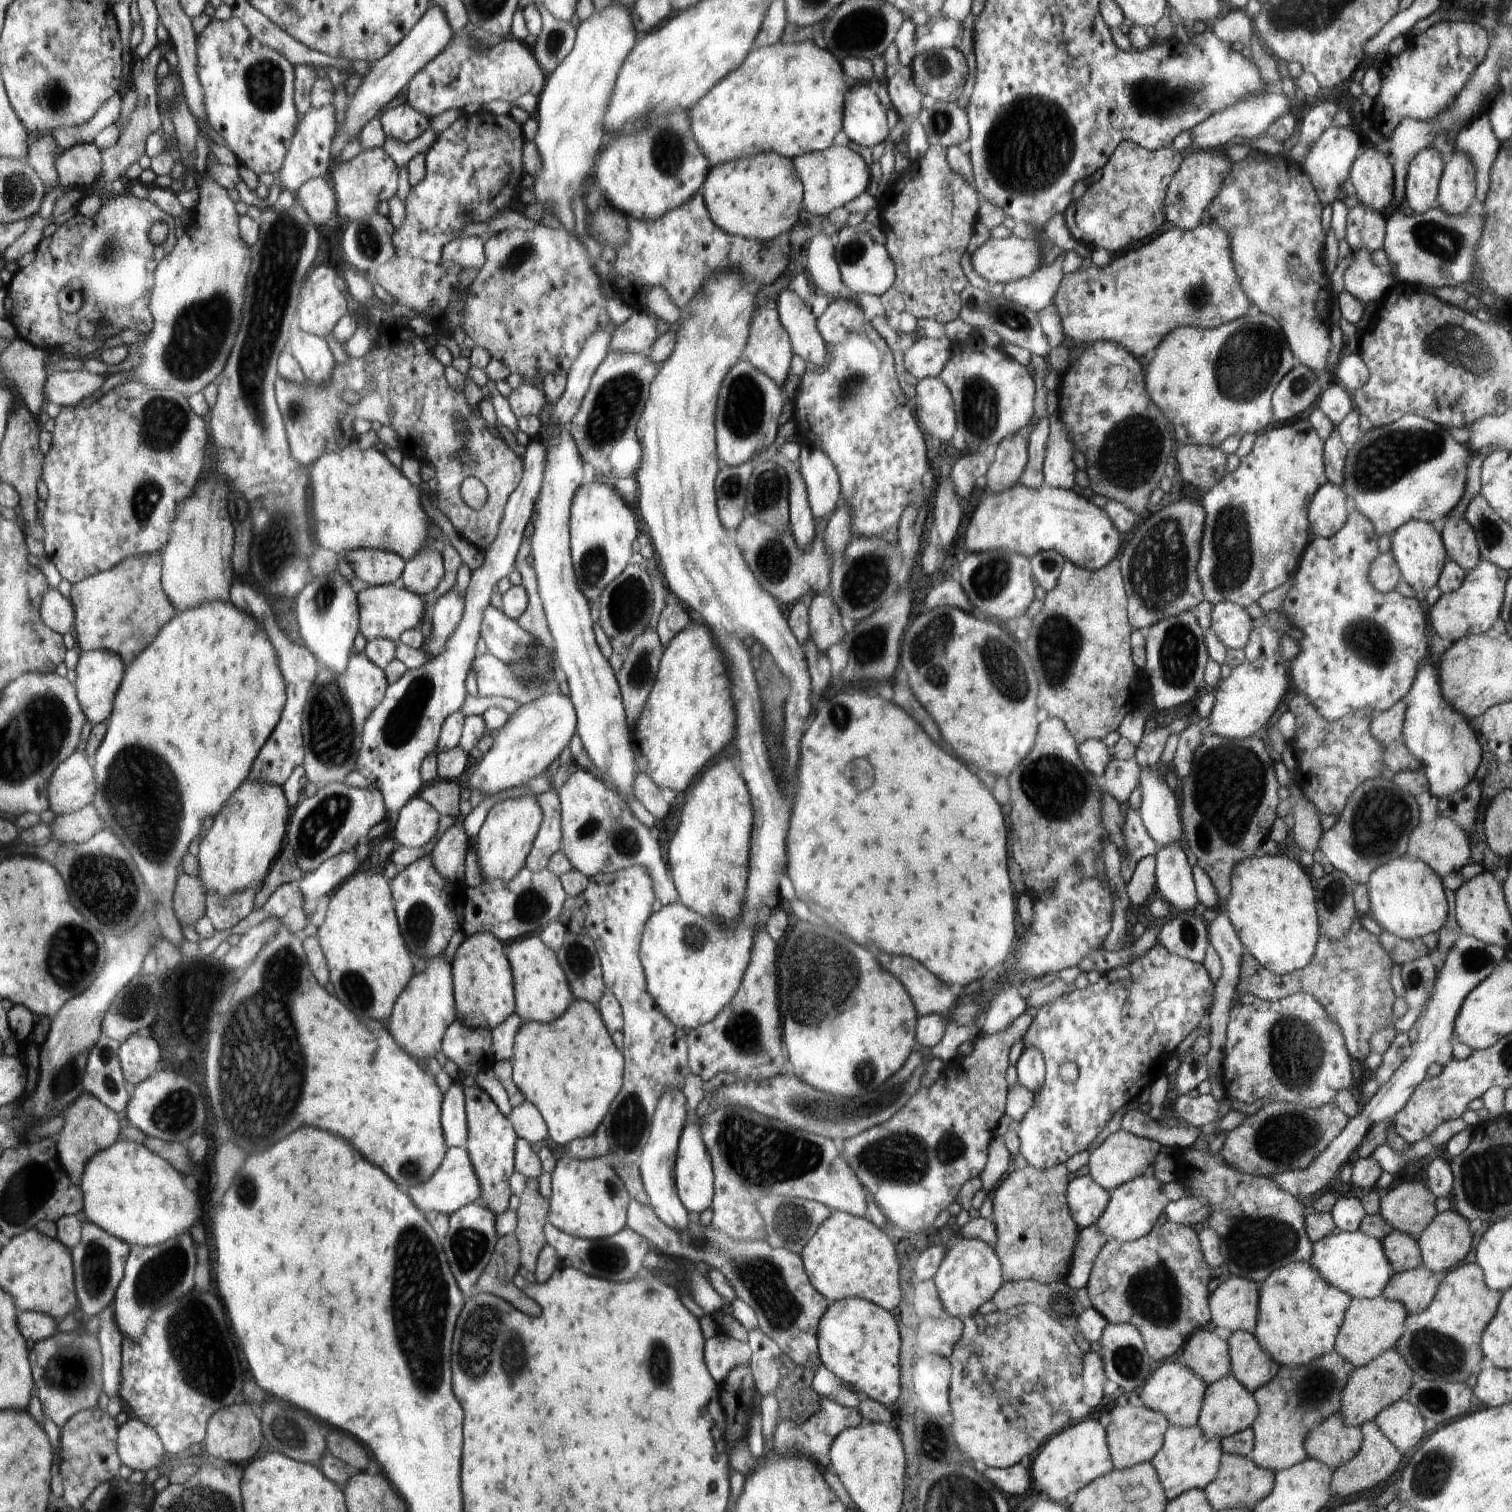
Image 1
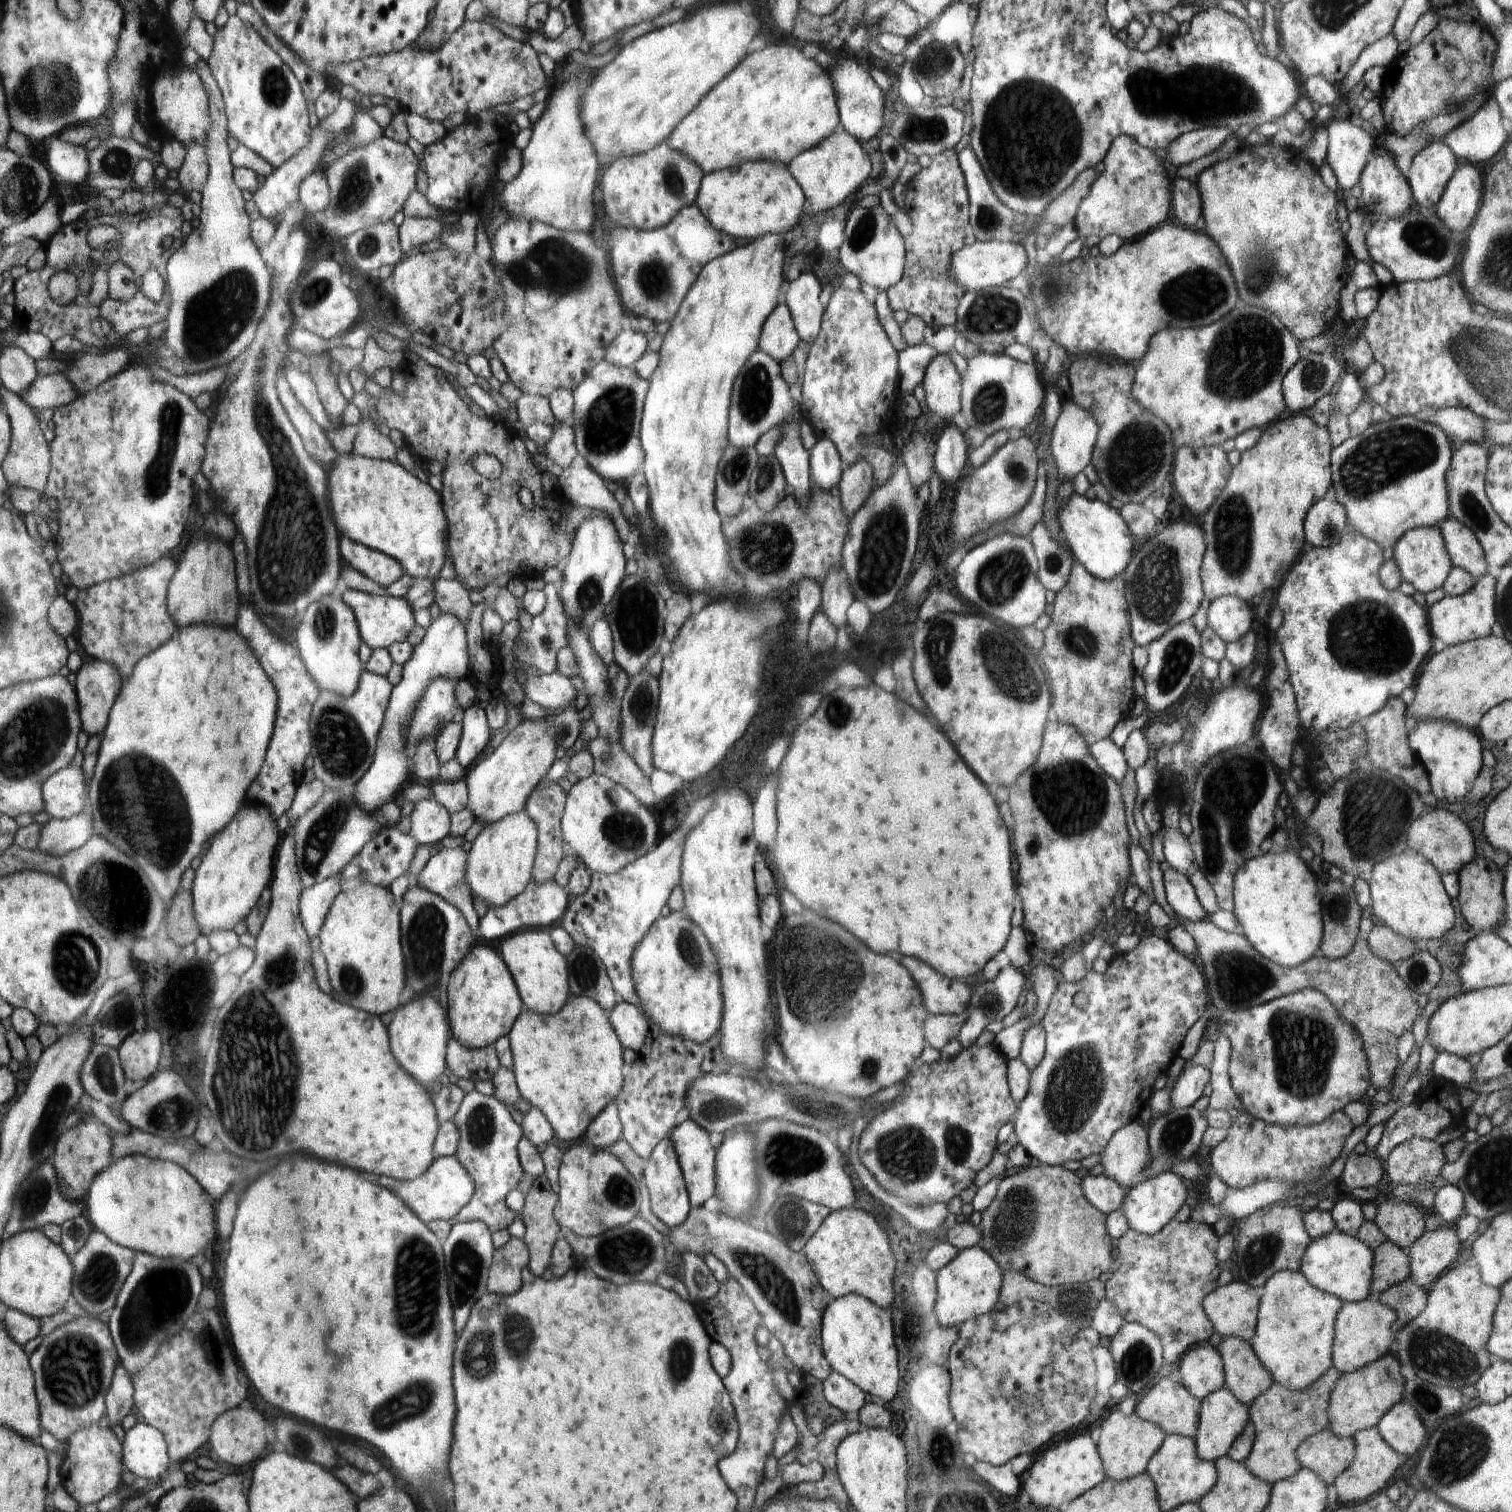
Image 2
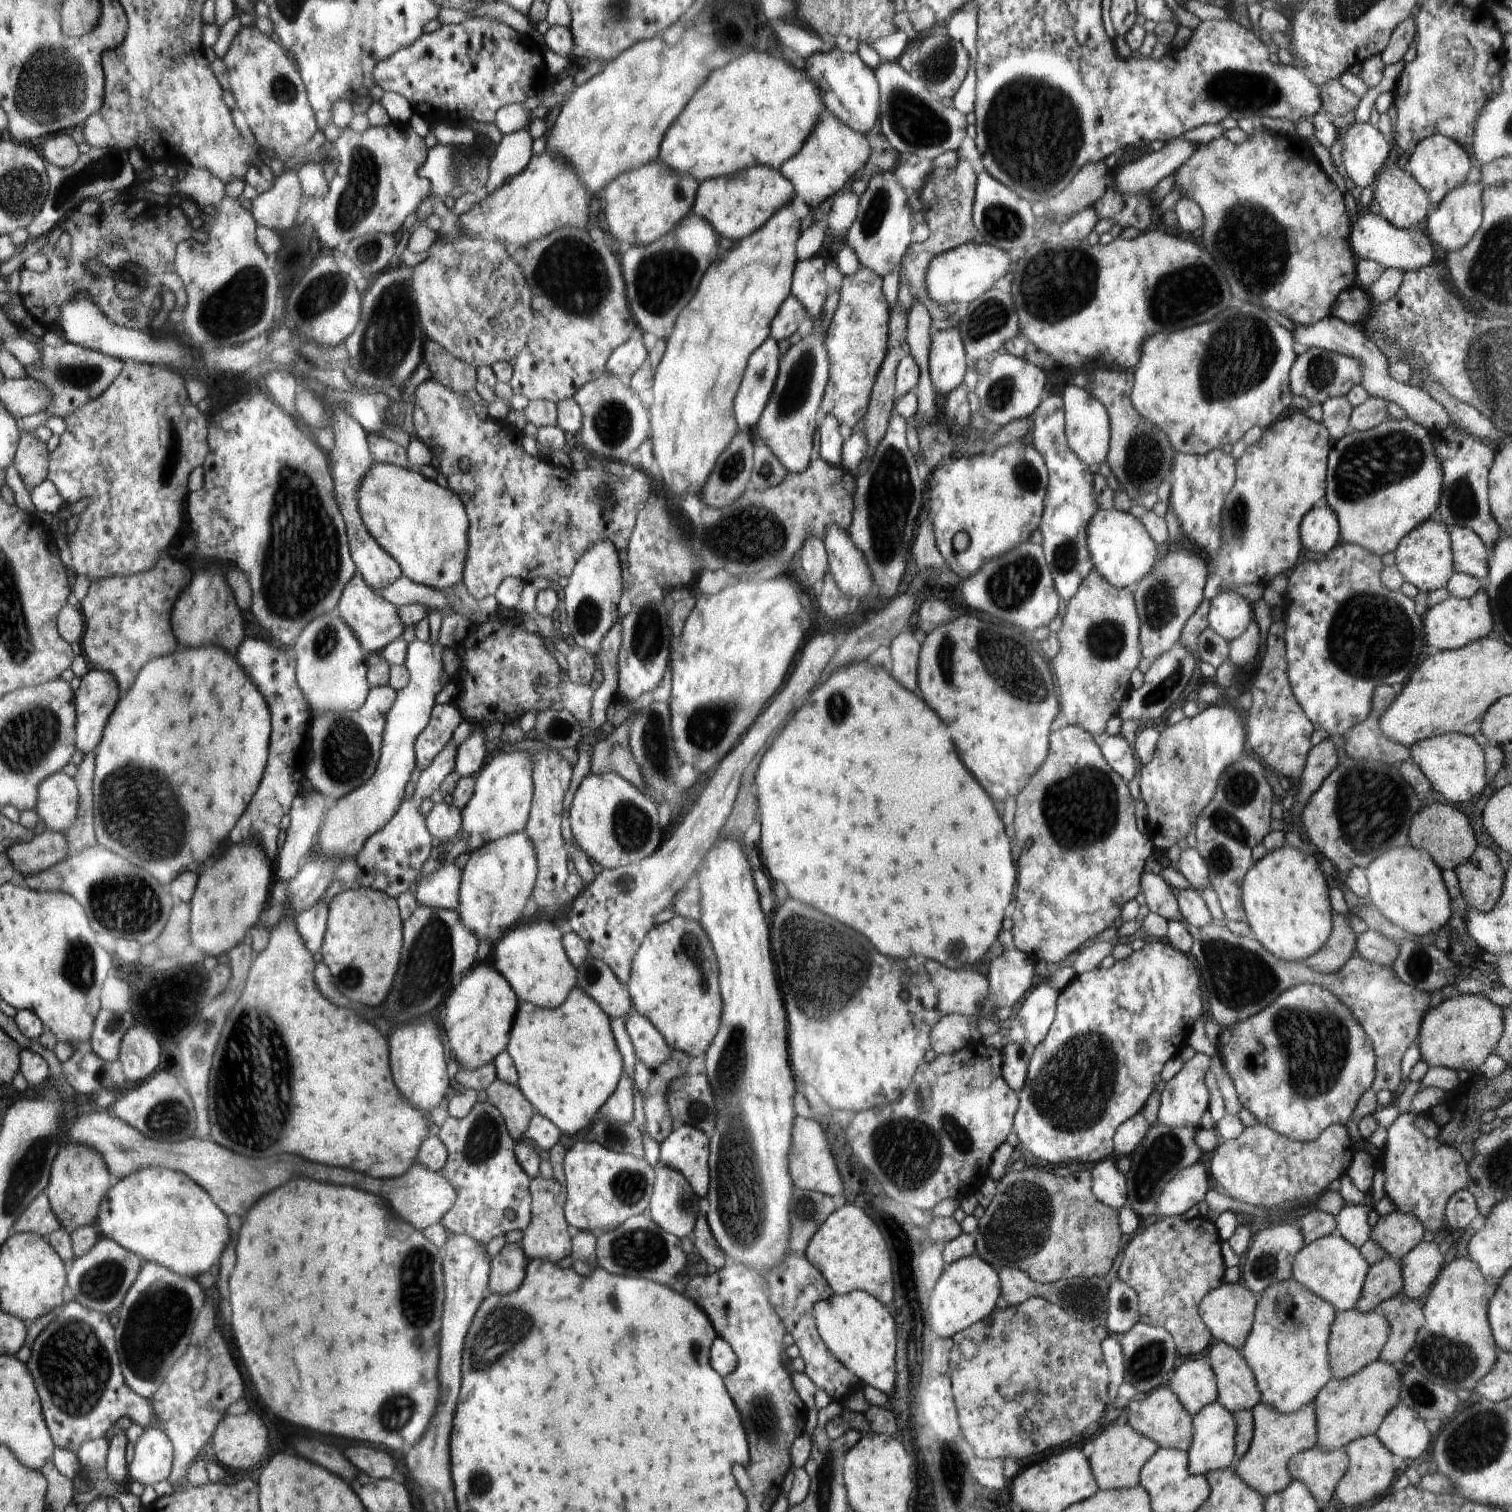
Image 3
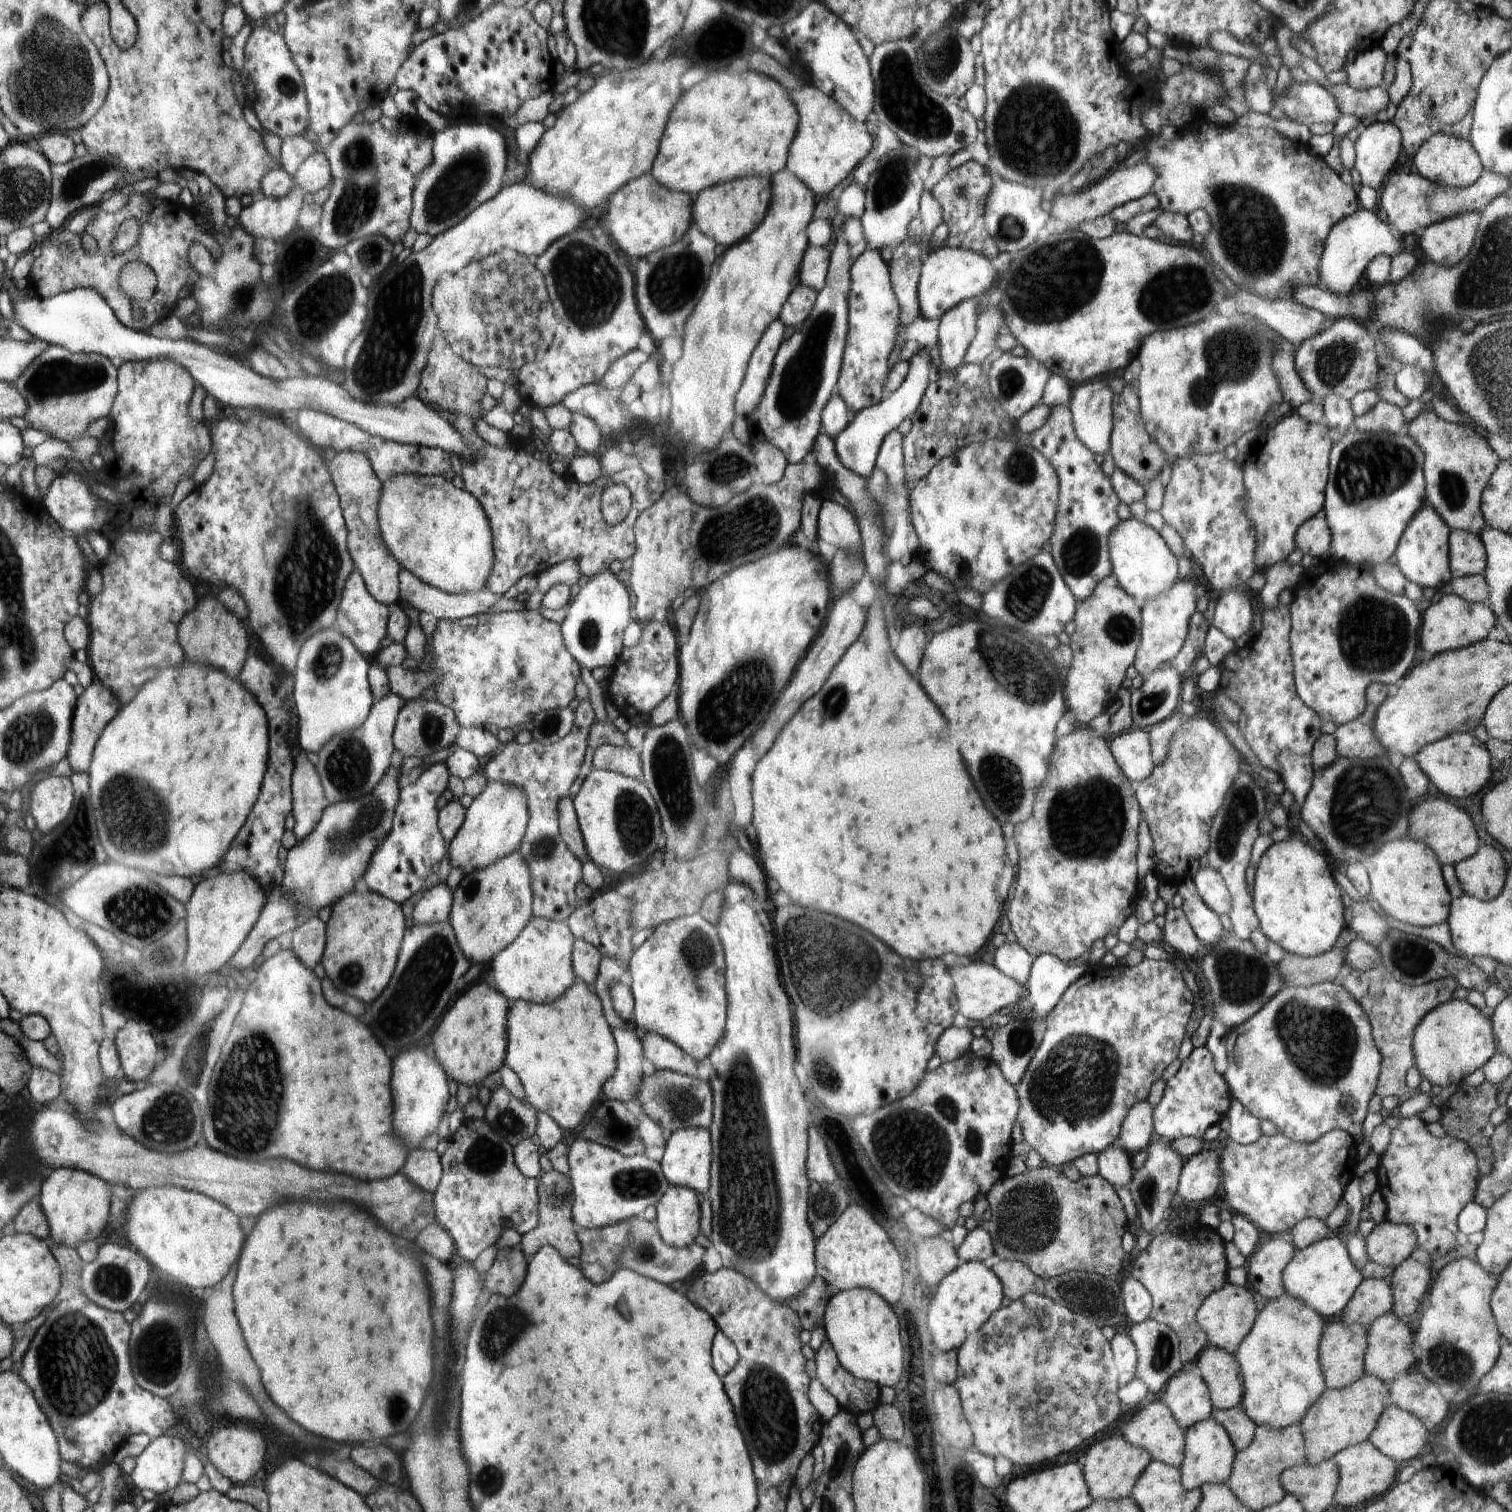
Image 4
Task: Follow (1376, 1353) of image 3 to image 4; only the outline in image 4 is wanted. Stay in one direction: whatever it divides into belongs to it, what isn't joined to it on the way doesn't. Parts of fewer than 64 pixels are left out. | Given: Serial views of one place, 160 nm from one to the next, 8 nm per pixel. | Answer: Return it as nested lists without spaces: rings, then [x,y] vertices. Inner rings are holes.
[[[1342,1321],[1330,1322],[1324,1326],[1318,1356],[1320,1370],[1328,1389],[1338,1390],[1350,1386],[1365,1373],[1364,1355],[1368,1346],[1367,1330],[1368,1328],[1360,1324],[1347,1327]]]

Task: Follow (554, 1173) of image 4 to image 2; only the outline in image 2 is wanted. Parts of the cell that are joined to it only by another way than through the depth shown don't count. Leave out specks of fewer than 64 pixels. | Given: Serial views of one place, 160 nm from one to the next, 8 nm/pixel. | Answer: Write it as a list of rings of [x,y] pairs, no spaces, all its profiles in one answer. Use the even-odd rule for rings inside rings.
[[[543,1174],[534,1178],[530,1190],[525,1195],[526,1202],[520,1218],[525,1225],[525,1236],[523,1242],[529,1251],[528,1269],[534,1276],[542,1277],[551,1262],[552,1246],[558,1241],[562,1228],[554,1216],[555,1207],[559,1203],[559,1196],[556,1188],[552,1187],[550,1180]]]

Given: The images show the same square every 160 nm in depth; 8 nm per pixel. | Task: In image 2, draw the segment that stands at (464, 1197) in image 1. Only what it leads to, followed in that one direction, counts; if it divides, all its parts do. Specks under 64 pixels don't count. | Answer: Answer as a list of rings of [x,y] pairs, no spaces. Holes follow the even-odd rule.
[[[456,1156],[435,1158],[427,1173],[419,1178],[410,1181],[378,1178],[378,1182],[386,1190],[400,1194],[399,1198],[407,1204],[407,1208],[426,1224],[440,1220],[453,1222],[475,1193],[475,1184],[472,1183],[471,1176]]]

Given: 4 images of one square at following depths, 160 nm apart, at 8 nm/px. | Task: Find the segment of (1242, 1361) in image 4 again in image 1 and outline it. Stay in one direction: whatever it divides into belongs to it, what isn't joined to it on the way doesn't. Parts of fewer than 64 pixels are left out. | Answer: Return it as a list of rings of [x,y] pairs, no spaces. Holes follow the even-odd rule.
[[[1291,1262],[1271,1272],[1262,1282],[1254,1335],[1264,1352],[1278,1366],[1295,1369],[1300,1365],[1307,1365],[1335,1350],[1335,1340],[1351,1300],[1352,1297],[1347,1292],[1326,1282],[1311,1262]]]

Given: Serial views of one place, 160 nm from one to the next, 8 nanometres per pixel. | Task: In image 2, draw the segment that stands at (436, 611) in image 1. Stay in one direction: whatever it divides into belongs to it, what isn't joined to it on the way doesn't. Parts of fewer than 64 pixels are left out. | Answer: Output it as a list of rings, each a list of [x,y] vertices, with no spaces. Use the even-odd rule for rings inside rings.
[[[440,613],[437,620],[425,629],[423,639],[414,647],[411,659],[403,666],[402,678],[394,687],[390,704],[387,706],[386,720],[383,722],[382,732],[379,733],[378,751],[375,753],[374,762],[355,785],[353,799],[365,813],[376,812],[380,806],[392,800],[410,774],[410,756],[406,752],[406,738],[409,738],[413,715],[429,688],[429,683],[439,678],[458,683],[460,680],[468,679],[468,676],[465,626],[449,613]]]

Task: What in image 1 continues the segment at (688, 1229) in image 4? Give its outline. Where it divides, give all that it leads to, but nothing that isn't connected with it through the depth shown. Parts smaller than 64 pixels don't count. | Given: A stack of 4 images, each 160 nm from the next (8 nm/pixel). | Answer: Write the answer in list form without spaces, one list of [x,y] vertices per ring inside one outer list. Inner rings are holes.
[[[681,1090],[665,1091],[653,1116],[650,1138],[638,1159],[639,1171],[644,1190],[649,1198],[649,1206],[666,1226],[680,1229],[684,1234],[692,1215],[679,1198],[675,1182],[675,1166],[678,1162],[679,1141],[686,1122],[686,1100]]]

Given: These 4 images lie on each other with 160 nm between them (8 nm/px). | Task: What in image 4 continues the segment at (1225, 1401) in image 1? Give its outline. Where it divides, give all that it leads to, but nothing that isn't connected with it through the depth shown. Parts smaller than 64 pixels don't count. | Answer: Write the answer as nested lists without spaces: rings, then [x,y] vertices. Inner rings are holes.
[[[1214,1418],[1187,1428],[1185,1430],[1185,1451],[1179,1468],[1182,1486],[1191,1491],[1207,1483],[1226,1484],[1230,1478],[1237,1453],[1238,1451],[1234,1448],[1228,1433]]]

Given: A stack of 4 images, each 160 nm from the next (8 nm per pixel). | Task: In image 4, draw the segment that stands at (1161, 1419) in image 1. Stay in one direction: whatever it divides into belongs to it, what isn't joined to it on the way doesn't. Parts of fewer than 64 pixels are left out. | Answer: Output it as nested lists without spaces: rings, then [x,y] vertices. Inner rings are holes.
[[[1122,1434],[1108,1436],[1104,1440],[1094,1442],[1084,1456],[1084,1478],[1092,1498],[1112,1500],[1130,1497],[1138,1477],[1151,1461],[1149,1452],[1138,1445],[1134,1446],[1123,1438]]]

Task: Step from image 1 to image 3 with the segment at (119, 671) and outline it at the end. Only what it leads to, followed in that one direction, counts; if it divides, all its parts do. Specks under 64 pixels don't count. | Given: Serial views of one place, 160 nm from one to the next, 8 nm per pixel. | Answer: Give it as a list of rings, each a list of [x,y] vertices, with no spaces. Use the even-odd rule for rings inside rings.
[[[90,670],[80,679],[76,698],[80,698],[80,742],[76,746],[80,746],[82,754],[90,754],[100,744],[104,727],[115,710],[118,684],[110,674]]]

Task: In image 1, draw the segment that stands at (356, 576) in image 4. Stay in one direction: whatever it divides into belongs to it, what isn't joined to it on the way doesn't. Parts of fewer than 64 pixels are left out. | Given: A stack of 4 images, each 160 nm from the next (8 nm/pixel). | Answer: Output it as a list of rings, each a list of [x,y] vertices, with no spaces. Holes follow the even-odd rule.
[[[370,585],[359,592],[360,632],[367,641],[388,639],[394,642],[407,630],[421,625],[425,617],[425,600],[405,588],[395,588],[393,585]]]

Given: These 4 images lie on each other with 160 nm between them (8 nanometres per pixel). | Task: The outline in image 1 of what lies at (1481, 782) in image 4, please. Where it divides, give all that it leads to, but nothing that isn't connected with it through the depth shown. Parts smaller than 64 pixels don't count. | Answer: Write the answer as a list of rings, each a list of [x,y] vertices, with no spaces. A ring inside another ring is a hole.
[[[1427,658],[1419,662],[1419,669],[1407,694],[1407,709],[1402,734],[1410,751],[1422,764],[1432,796],[1441,799],[1463,789],[1475,778],[1481,763],[1481,746],[1469,720],[1461,715],[1441,695],[1437,662],[1428,664]]]

